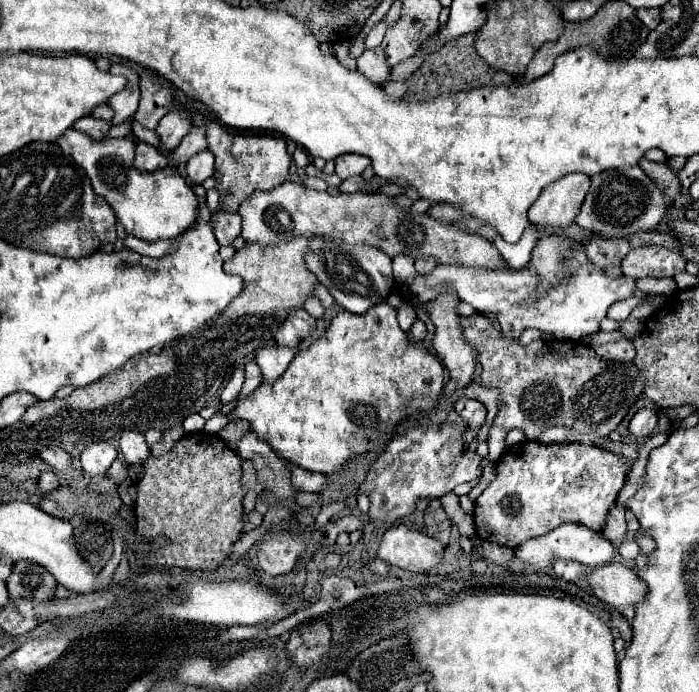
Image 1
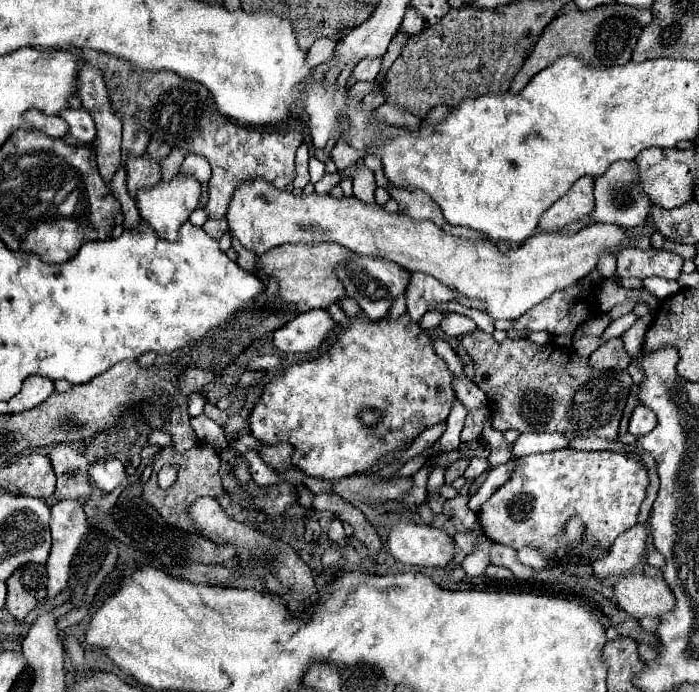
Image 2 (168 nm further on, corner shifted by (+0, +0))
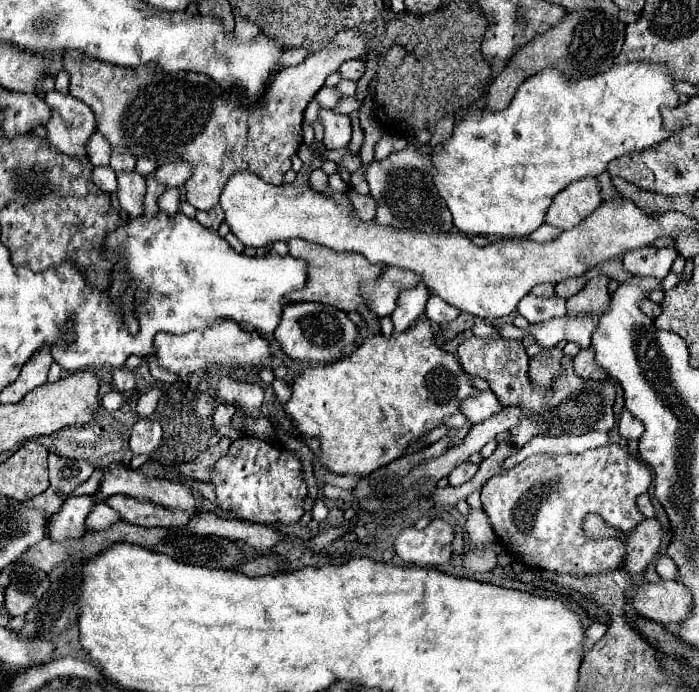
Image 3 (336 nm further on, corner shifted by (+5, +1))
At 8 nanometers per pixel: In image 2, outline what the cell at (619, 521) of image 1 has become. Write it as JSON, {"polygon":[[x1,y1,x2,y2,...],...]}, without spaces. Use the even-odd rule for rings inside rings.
{"polygon":[[635,525,621,533,615,539,611,551,593,563,595,577,603,579,609,575,621,575,637,567,645,553,645,541,647,541,645,525]]}

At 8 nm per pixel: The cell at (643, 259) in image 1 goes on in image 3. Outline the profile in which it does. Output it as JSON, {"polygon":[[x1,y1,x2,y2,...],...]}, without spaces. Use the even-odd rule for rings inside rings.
{"polygon":[[640,248,640,250,630,250,622,256,622,264,630,274,638,276,652,276,662,280,678,256,676,248]]}

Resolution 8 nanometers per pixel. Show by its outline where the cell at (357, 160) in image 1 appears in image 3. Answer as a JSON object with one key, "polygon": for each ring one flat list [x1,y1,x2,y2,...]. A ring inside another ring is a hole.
{"polygon":[[320,108,318,110,318,118,320,118,322,126,324,126,324,146,328,150,344,148,350,142,350,136,352,136,350,116,336,114,332,110]]}

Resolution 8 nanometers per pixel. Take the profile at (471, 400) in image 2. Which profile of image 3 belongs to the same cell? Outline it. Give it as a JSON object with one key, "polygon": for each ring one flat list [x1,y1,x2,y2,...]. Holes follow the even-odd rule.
{"polygon":[[486,390,486,392,478,392,476,396,464,400,460,408,462,408,462,414,466,414,466,418,472,424,478,424,478,422,484,422,486,418,498,414,502,410,502,404,490,390]]}

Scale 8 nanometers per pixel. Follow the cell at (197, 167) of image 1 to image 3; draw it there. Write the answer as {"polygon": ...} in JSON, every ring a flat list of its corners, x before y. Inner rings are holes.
{"polygon":[[186,162,162,164,156,168,154,176,166,188,180,188,188,180,188,176,192,176,192,164,186,164]]}

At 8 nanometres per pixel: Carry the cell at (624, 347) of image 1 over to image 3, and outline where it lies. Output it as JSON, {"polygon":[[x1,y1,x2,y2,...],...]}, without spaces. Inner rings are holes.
{"polygon":[[586,348,586,350,580,350,576,356,574,356,574,372,582,378,588,378,590,372,594,372,598,366,594,362,594,350,592,348]]}

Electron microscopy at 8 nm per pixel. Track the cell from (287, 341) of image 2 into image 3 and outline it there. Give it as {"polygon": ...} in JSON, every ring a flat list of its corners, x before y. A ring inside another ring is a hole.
{"polygon":[[290,302,284,306,284,314,278,328,274,330,274,338,290,358,308,364,322,364,322,362,330,364,354,352,358,326,348,318,344,310,338,310,334,306,316,302]]}

